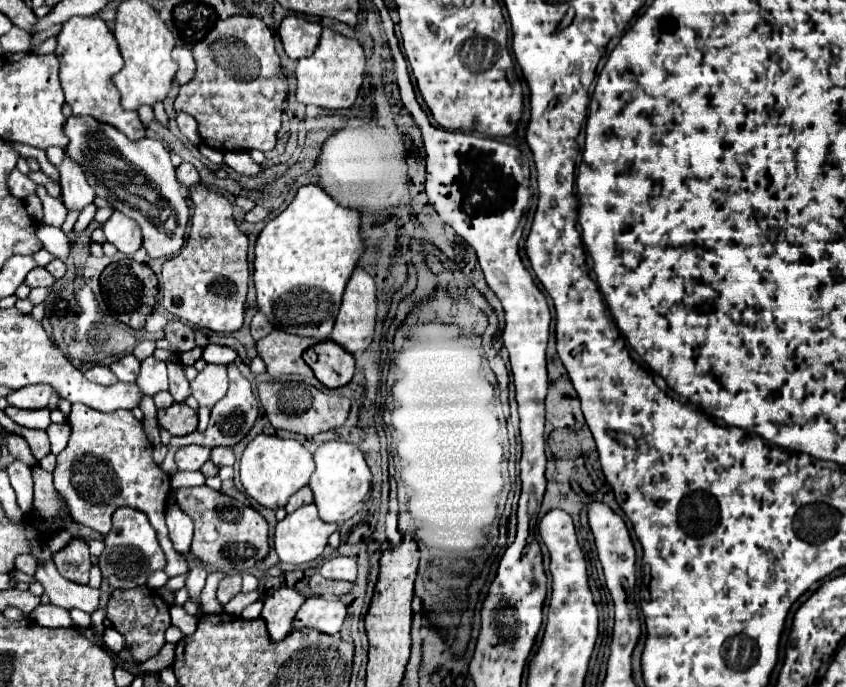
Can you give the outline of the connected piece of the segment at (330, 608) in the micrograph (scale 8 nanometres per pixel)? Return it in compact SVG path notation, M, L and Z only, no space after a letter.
M323 596L307 598L293 620L293 628L317 628L325 634L339 634L347 616L347 606L341 600L327 600Z

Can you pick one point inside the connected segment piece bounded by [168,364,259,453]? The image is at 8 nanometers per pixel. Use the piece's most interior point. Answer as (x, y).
(233, 416)

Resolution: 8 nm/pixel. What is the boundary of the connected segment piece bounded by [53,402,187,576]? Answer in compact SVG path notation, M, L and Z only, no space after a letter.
M73 404L69 414L73 428L67 448L57 456L53 470L53 484L57 492L67 500L71 518L99 534L107 534L111 526L111 514L121 506L131 506L147 514L151 526L157 530L159 544L167 556L165 572L179 576L187 572L185 556L173 548L165 524L165 504L171 494L171 480L155 462L153 446L143 432L143 424L131 412L97 412L85 404Z

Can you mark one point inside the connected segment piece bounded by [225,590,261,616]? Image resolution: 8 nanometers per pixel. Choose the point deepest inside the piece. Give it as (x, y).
(234, 606)

